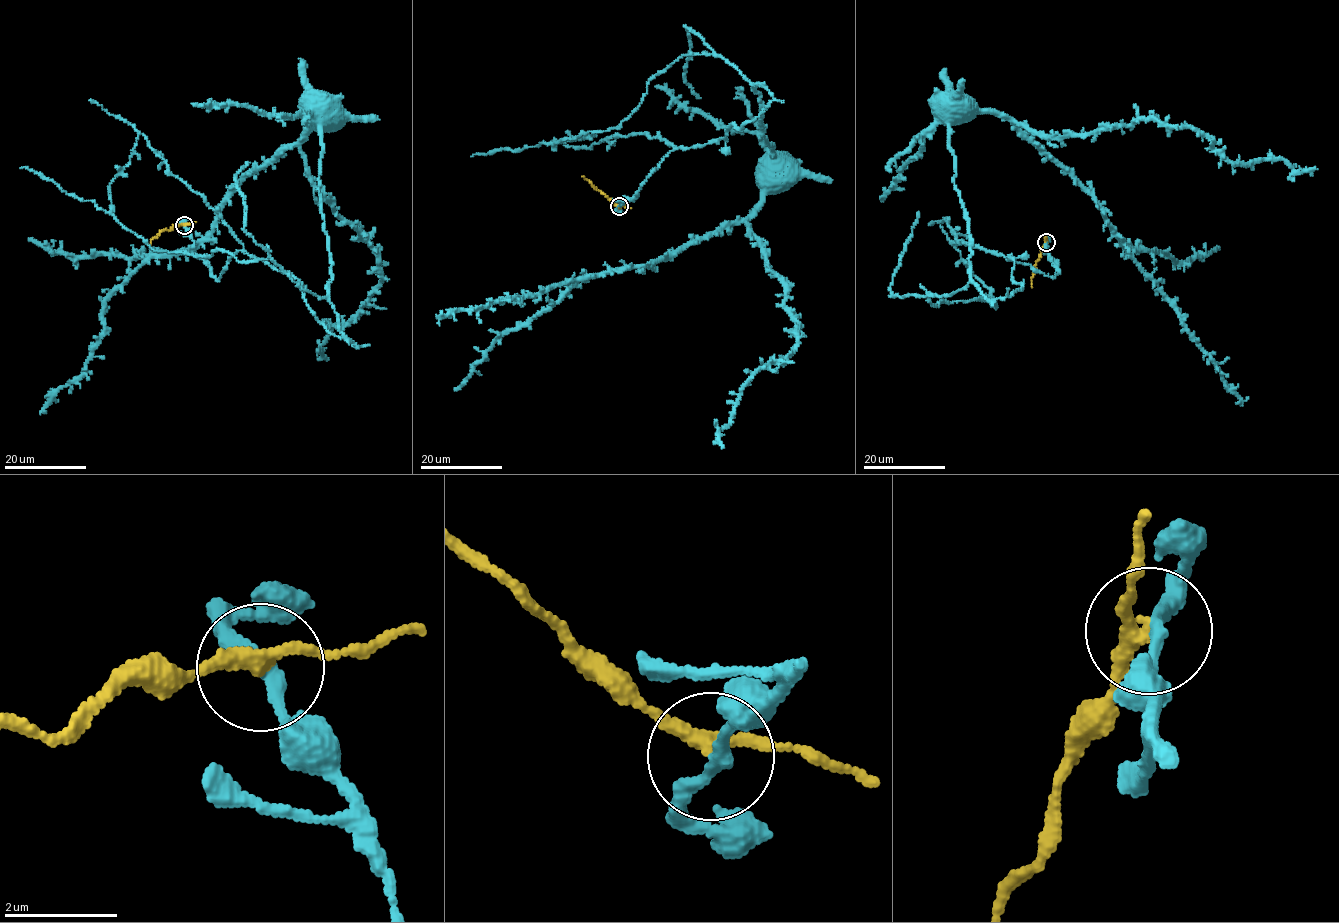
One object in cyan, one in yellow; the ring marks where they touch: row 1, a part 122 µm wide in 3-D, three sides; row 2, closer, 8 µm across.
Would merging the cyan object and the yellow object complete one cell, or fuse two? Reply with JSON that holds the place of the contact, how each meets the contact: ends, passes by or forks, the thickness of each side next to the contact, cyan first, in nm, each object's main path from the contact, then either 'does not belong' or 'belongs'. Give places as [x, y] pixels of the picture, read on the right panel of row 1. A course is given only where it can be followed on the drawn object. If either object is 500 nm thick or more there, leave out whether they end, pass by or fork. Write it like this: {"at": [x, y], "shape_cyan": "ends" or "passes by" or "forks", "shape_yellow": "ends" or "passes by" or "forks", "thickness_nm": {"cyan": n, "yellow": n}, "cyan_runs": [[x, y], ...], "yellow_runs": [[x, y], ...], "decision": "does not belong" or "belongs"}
{"at": [1046, 242], "shape_cyan": "passes by", "shape_yellow": "passes by", "thickness_nm": {"cyan": 200, "yellow": 240}, "cyan_runs": [[1047, 242], [1058, 274], [1009, 256], [1022, 288], [986, 299], [971, 278], [969, 220], [940, 120], [946, 101]], "yellow_runs": [[1047, 242], [1036, 262], [1031, 287]], "decision": "does not belong"}

